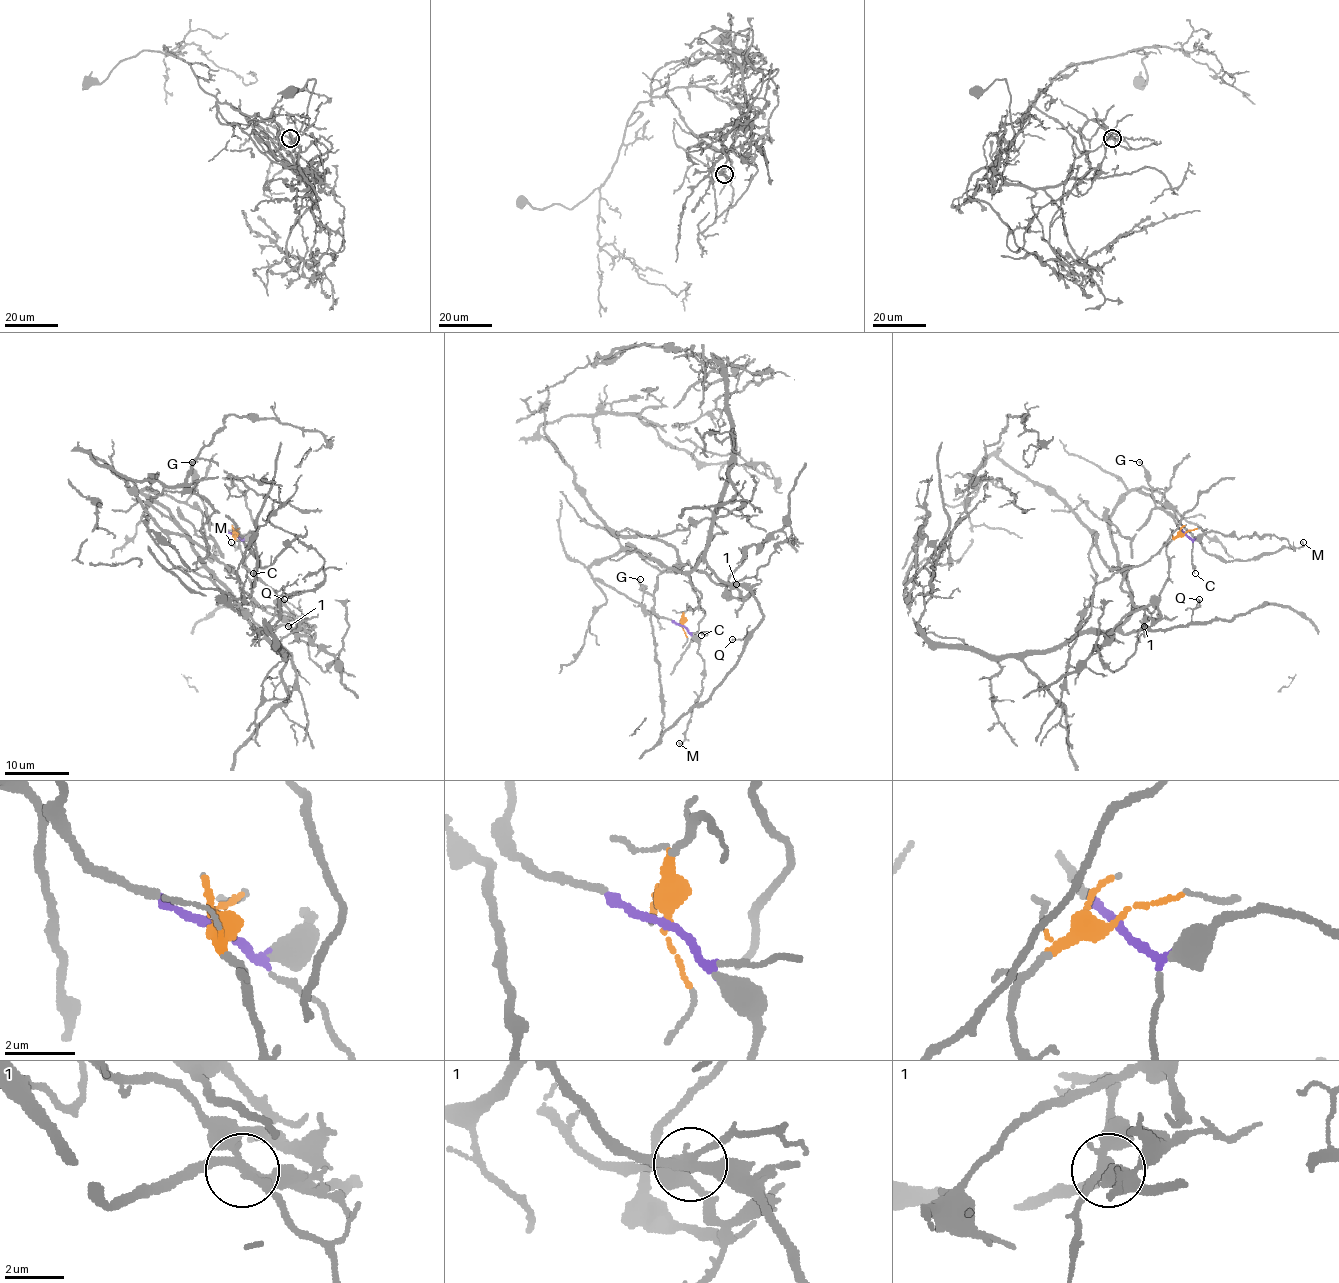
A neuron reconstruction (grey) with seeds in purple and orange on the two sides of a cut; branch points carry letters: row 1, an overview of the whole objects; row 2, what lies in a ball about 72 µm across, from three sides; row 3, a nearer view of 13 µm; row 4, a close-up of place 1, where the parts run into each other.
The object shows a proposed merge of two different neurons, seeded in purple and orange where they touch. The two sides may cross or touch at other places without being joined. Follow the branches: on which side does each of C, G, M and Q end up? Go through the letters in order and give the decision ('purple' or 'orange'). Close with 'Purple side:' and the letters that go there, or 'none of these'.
C: purple
G: purple
M: purple
Q: orange
Purple side: C, G, M

